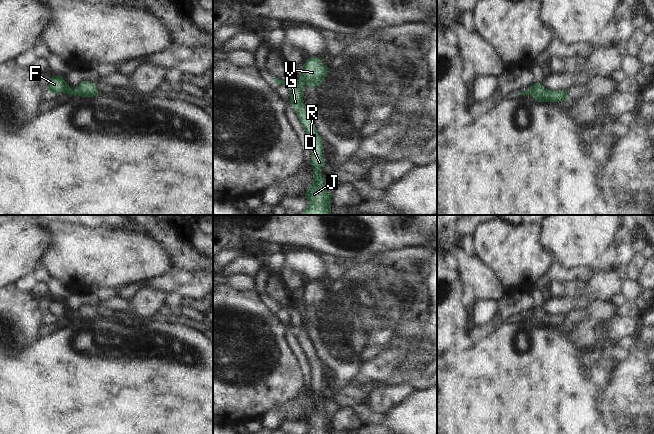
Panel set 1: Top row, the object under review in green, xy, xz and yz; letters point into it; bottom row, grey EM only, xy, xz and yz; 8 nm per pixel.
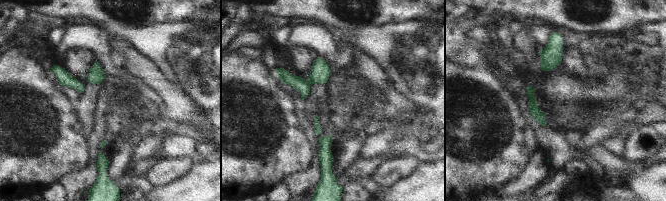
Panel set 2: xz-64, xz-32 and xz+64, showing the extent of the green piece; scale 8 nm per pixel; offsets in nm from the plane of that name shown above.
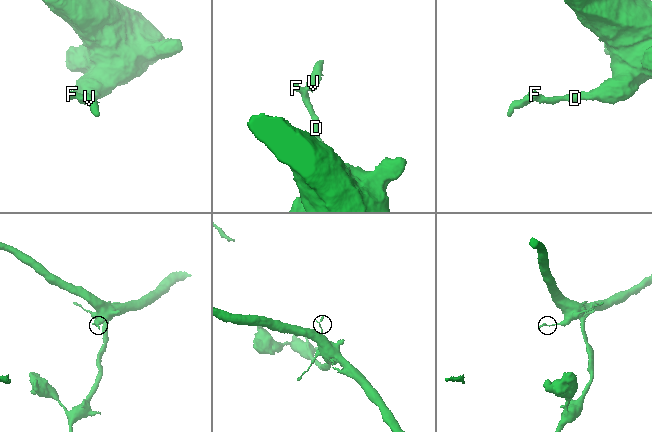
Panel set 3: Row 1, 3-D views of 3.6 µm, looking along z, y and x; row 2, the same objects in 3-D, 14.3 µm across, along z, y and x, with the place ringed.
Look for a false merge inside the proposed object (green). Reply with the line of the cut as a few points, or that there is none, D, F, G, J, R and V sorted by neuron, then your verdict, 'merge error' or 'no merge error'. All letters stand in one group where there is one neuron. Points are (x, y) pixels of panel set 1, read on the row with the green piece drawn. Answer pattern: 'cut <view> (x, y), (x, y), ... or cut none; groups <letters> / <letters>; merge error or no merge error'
cut xz (297, 80), (301, 85); groups D F G J R / V; merge error

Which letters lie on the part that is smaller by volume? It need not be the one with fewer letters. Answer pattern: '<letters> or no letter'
V

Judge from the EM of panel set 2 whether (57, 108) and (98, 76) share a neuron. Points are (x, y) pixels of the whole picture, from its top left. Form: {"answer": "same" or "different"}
{"answer": "different"}

